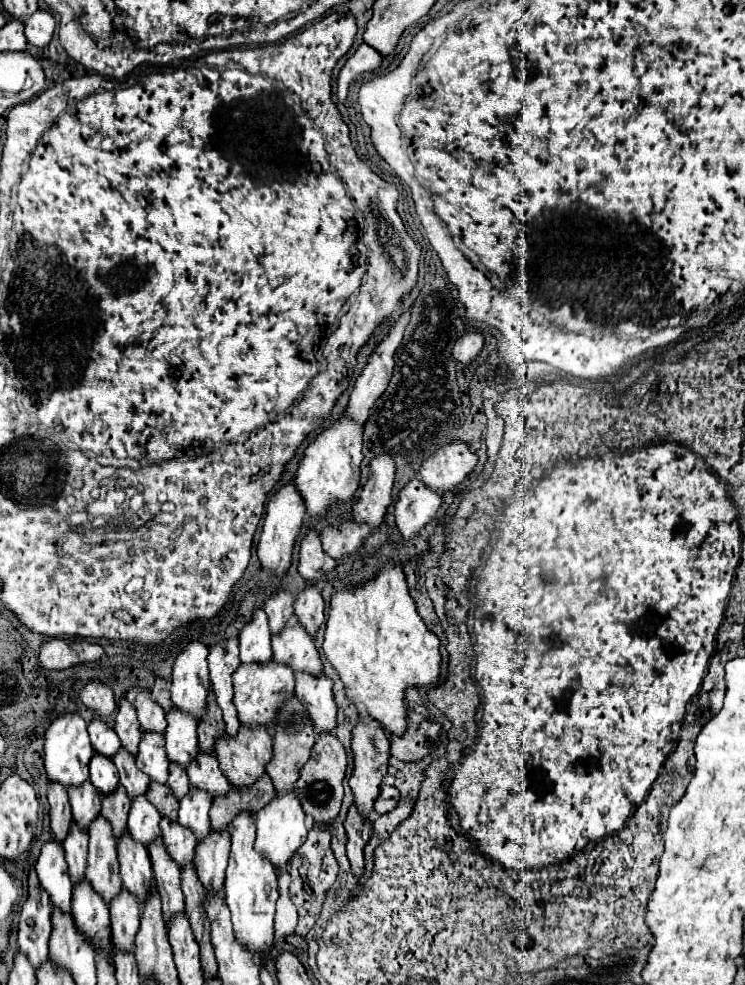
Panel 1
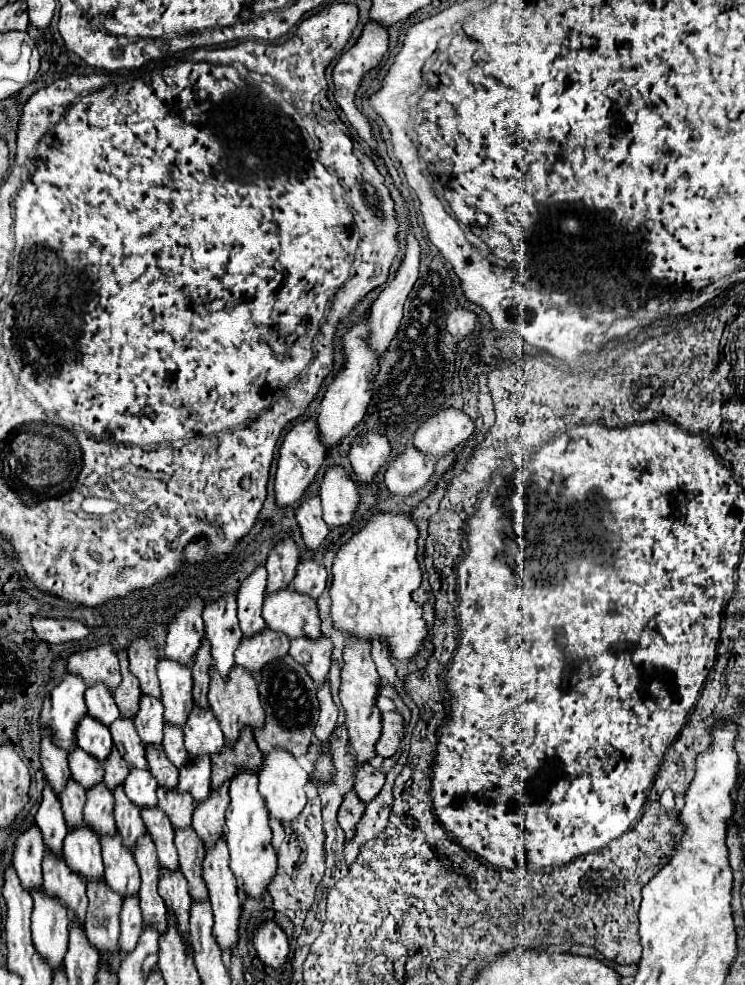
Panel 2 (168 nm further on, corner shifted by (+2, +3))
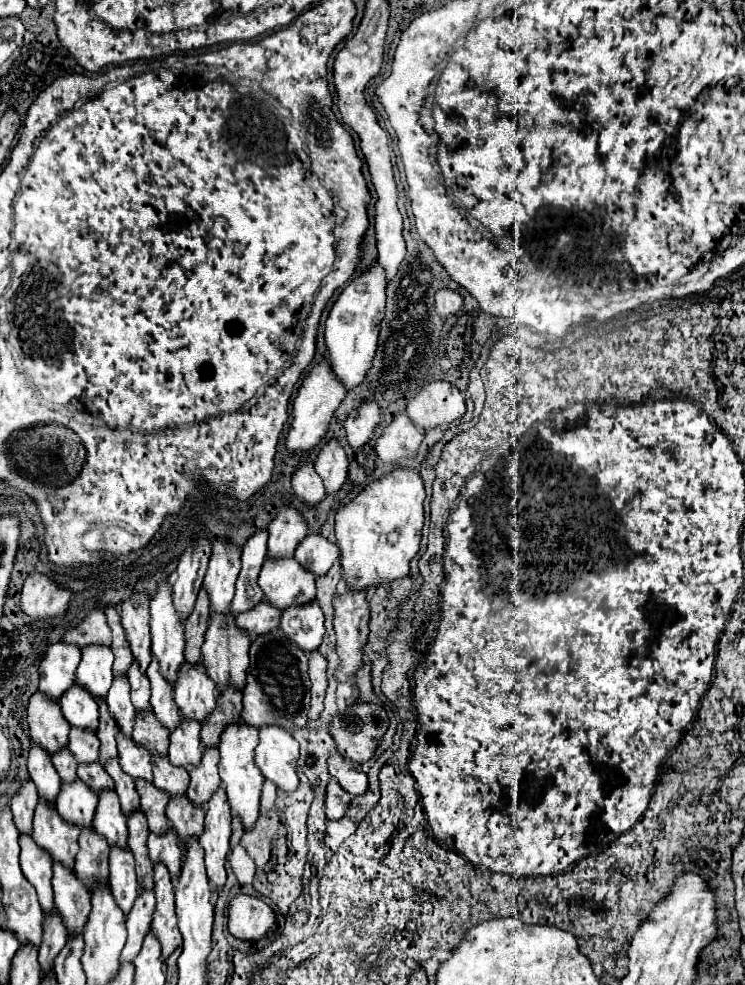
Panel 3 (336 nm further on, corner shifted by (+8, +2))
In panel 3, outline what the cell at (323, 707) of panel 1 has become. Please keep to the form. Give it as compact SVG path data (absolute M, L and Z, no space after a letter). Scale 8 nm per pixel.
M314 601L314 605L302 605L302 609L286 609L286 613L282 613L280 629L306 655L318 651L326 633L324 615L318 607L318 601Z

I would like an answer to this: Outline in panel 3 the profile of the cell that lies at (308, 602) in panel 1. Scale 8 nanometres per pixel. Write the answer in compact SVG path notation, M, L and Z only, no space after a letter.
M308 535L304 537L304 541L298 545L294 559L312 575L316 577L324 577L332 563L338 559L338 547L334 543L330 543L328 539L324 539L322 535Z

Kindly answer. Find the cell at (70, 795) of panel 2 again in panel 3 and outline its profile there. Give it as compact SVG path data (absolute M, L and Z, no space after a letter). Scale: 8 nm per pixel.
M62 749L62 753L56 753L52 757L52 763L54 763L54 767L56 767L62 783L72 783L72 781L78 779L78 775L76 775L76 767L78 765L76 765L74 757L70 757L68 749Z

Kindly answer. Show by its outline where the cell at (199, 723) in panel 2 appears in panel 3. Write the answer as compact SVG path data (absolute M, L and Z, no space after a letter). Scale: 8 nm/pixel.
M182 665L178 687L174 687L174 701L180 707L184 719L204 723L216 709L214 681L202 673L202 665Z

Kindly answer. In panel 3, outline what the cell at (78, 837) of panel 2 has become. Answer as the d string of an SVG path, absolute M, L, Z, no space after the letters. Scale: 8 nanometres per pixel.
M74 781L74 785L62 785L58 795L58 815L78 829L92 829L94 809L96 809L98 797L82 785L82 781Z

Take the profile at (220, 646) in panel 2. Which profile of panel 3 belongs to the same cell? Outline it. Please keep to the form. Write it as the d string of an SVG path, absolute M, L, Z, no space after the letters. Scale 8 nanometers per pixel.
M214 543L210 565L204 577L204 589L210 599L210 609L216 615L230 617L230 601L240 573L240 549L230 543Z

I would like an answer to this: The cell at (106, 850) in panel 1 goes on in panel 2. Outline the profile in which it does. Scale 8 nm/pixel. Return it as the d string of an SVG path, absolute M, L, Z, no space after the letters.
M102 782L96 788L86 790L86 806L84 806L84 820L90 824L100 836L114 834L114 794Z

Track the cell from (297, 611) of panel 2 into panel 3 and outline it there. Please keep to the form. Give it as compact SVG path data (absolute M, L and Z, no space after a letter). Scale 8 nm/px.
M292 557L286 561L264 561L258 585L264 591L264 599L280 611L306 605L316 597L314 577L298 567Z

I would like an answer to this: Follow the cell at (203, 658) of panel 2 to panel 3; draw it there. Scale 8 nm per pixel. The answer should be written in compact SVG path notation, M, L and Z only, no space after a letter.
M202 589L198 595L198 601L194 605L194 613L184 621L184 629L186 629L186 661L190 665L198 665L202 655L200 655L200 647L206 639L206 631L208 631L208 619L210 619L210 609L208 609L208 601L206 601L206 591Z

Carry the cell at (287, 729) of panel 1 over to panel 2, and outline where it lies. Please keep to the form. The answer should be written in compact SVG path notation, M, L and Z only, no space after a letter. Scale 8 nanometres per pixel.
M284 656L280 660L274 660L272 664L266 664L260 670L260 682L258 682L258 690L260 690L260 702L262 708L266 712L266 720L262 728L254 730L254 738L258 748L268 754L272 748L282 746L286 750L290 750L296 758L304 756L310 740L312 740L312 730L316 724L316 716L318 716L318 698L316 698L316 682L308 676L308 672L304 672L302 664L296 664L296 660L292 660L292 656Z

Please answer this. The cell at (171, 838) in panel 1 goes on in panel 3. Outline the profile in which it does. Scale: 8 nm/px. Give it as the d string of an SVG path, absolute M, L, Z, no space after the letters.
M152 757L154 767L154 787L166 791L170 797L186 795L188 789L188 773L184 769L174 769L168 763L168 757Z

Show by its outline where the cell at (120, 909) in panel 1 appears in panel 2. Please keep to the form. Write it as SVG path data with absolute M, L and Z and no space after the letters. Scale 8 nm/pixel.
M120 832L106 836L102 840L102 858L110 888L116 890L122 898L128 894L136 894L140 888L140 872L134 862L134 852L128 852L124 844L120 844Z

